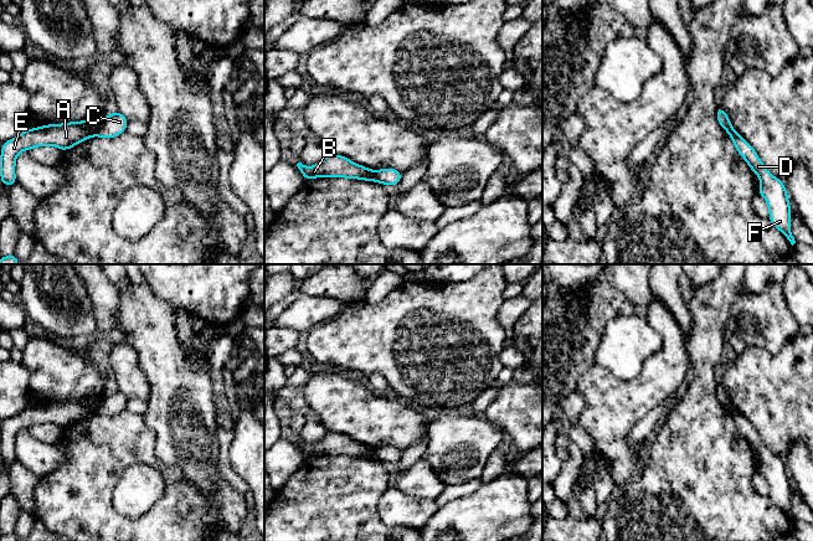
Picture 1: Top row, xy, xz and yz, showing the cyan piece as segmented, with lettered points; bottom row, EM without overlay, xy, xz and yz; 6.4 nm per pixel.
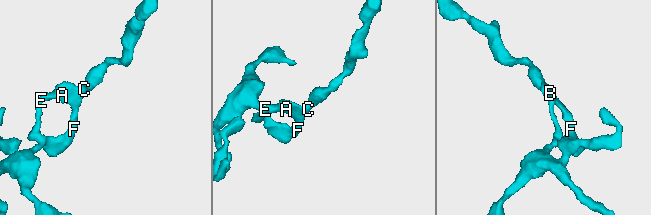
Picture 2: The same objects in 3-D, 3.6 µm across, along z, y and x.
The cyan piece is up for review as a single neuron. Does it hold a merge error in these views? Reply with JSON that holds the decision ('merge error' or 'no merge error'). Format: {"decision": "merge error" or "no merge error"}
{"decision": "no merge error"}

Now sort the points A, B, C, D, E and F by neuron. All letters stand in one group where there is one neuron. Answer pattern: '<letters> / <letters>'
A B C D E F

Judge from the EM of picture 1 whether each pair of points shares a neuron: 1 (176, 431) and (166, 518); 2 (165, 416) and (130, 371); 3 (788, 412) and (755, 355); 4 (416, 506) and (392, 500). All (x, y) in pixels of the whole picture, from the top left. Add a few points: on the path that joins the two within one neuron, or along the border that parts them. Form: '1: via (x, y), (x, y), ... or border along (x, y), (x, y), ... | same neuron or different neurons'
1: border along (157, 439), (154, 454), (174, 464), (194, 484) | different neurons
2: border along (139, 366), (148, 382), (148, 398) | different neurons
3: via (777, 398), (755, 376), (755, 369) | same neuron
4: via (410, 506), (399, 506) | same neuron

